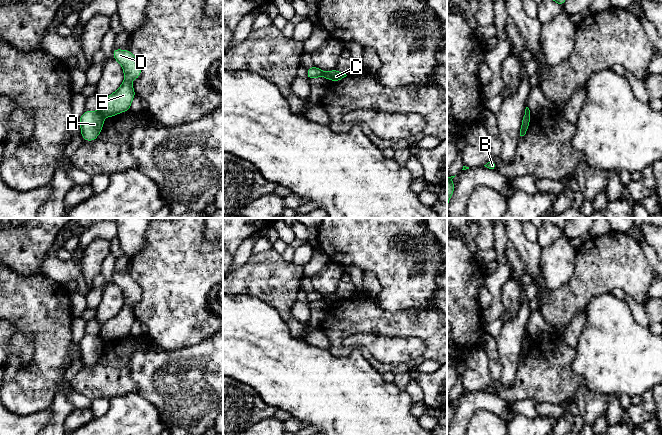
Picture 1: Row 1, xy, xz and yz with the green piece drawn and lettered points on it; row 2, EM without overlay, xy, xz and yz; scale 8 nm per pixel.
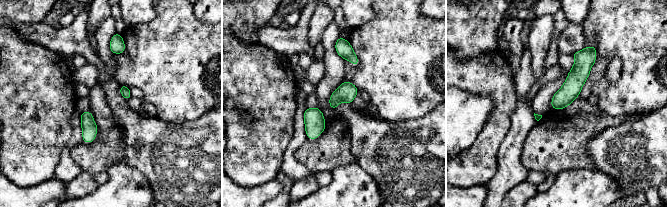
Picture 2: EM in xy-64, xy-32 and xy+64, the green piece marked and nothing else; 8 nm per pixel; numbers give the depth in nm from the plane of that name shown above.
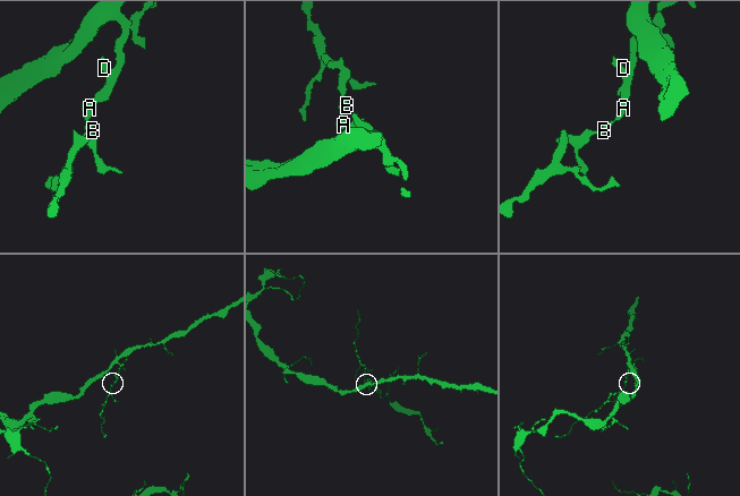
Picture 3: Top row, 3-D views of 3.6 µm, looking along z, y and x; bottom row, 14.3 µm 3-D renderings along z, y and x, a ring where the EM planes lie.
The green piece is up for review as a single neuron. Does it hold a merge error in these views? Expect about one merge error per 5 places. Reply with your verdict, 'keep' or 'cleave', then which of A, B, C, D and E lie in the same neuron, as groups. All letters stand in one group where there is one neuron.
cleave; A B / C D E

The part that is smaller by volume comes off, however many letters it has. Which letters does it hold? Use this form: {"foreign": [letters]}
{"foreign": ["A", "B"]}

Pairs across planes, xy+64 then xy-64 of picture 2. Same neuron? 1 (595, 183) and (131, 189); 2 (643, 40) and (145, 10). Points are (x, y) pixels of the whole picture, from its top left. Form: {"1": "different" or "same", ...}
{"1": "same", "2": "different"}

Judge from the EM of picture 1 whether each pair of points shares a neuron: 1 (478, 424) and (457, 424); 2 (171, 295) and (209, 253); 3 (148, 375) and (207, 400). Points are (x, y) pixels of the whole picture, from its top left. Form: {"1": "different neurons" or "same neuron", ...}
{"1": "different neurons", "2": "same neuron", "3": "same neuron"}

